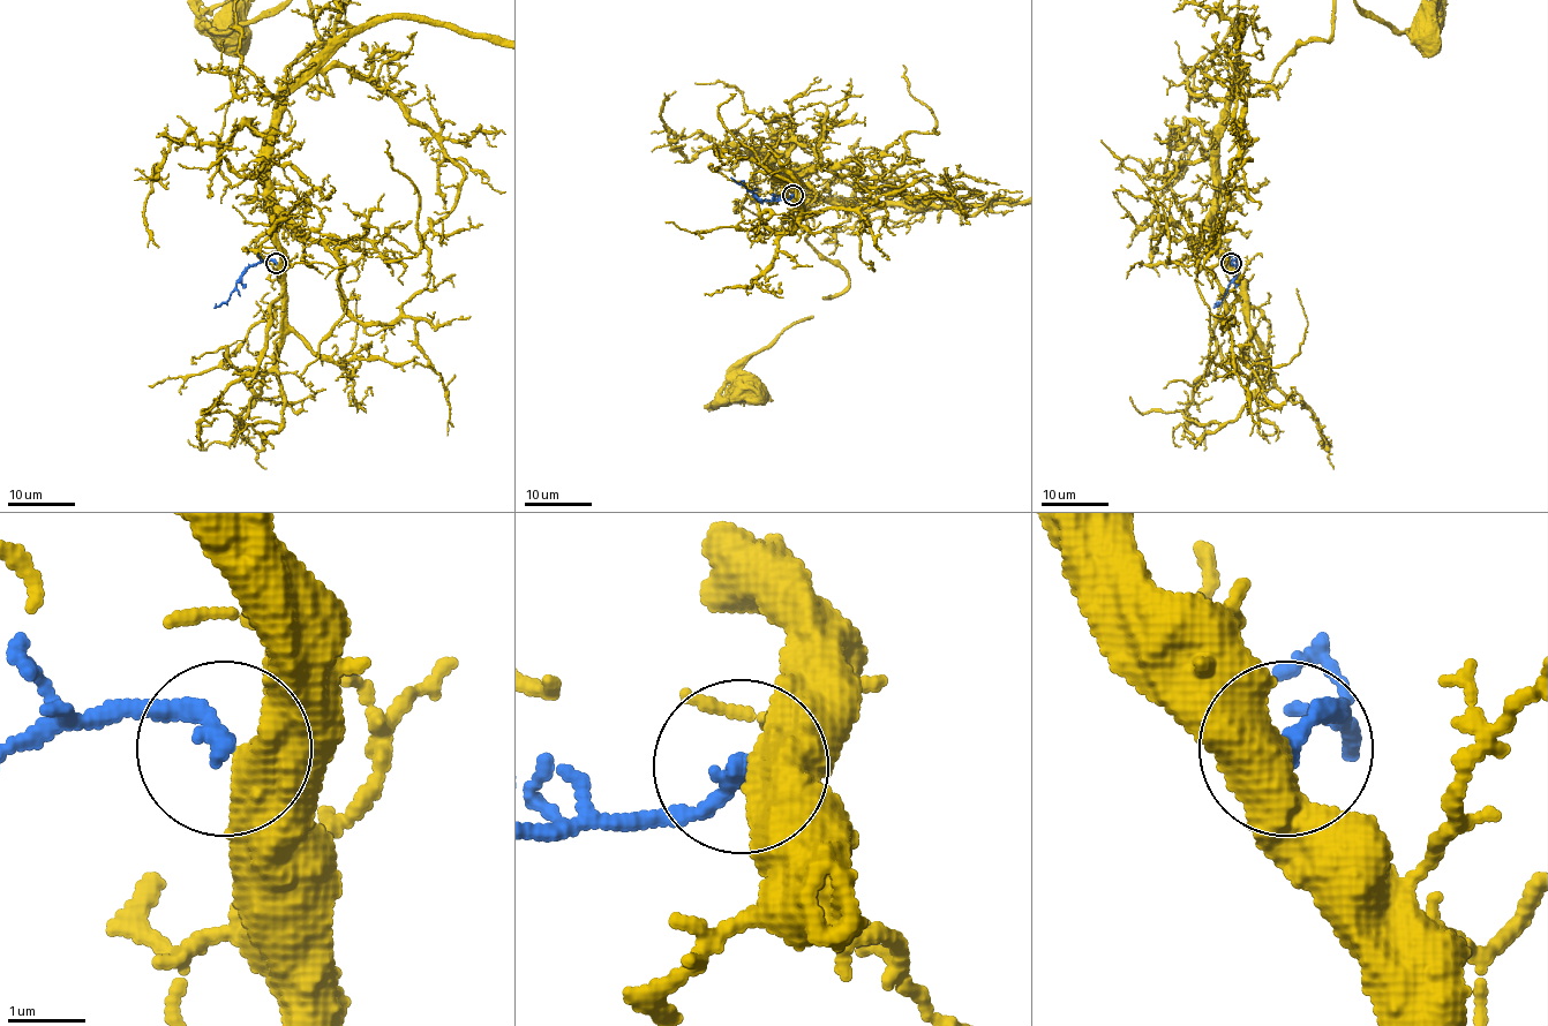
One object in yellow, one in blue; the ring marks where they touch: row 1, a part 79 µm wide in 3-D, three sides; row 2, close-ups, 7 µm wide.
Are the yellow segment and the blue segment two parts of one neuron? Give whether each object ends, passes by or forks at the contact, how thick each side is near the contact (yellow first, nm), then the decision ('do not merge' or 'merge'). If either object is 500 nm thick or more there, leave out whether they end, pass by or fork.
600/280 nm | merge

